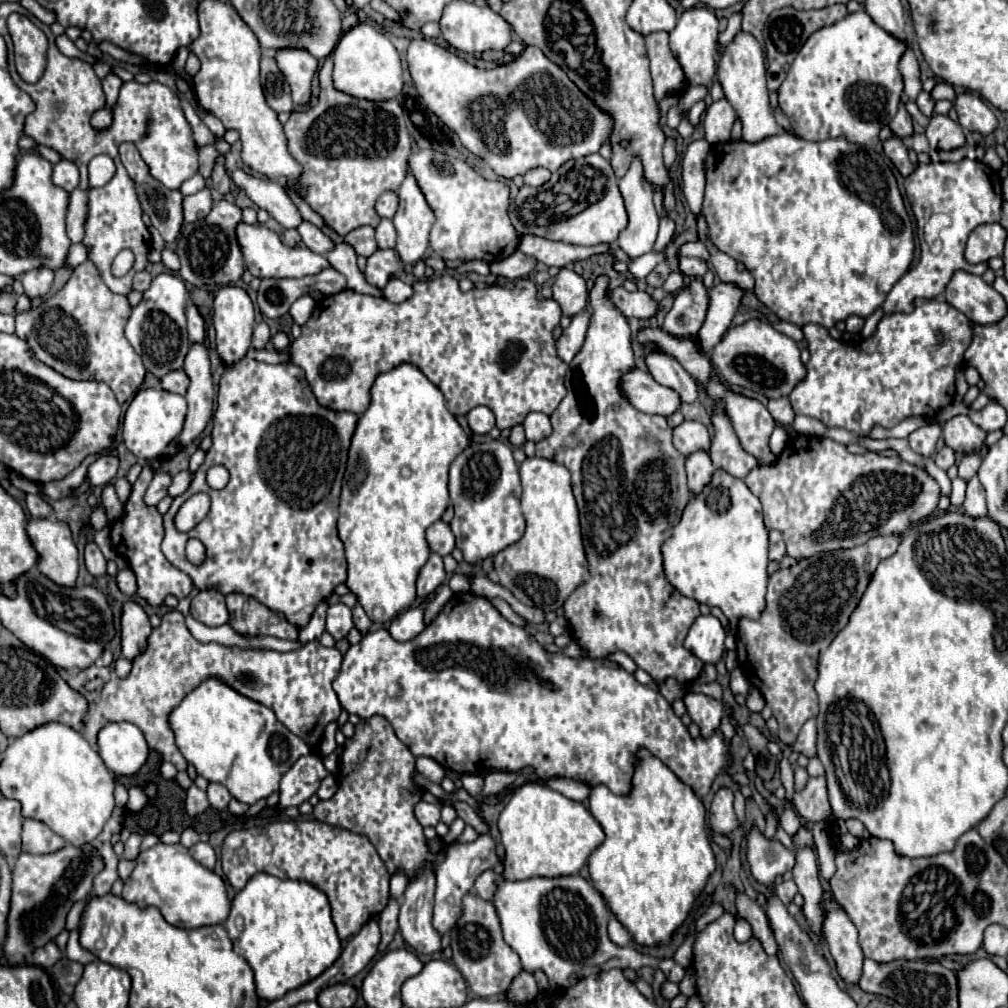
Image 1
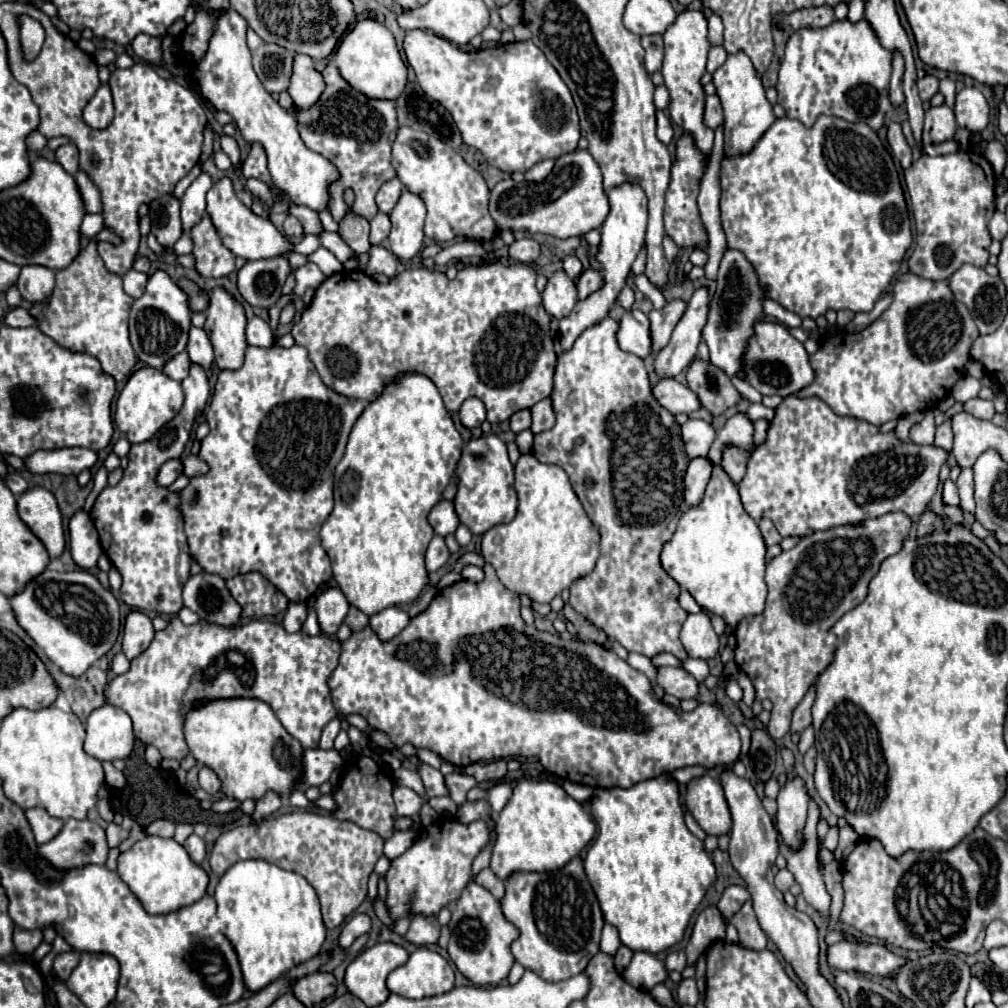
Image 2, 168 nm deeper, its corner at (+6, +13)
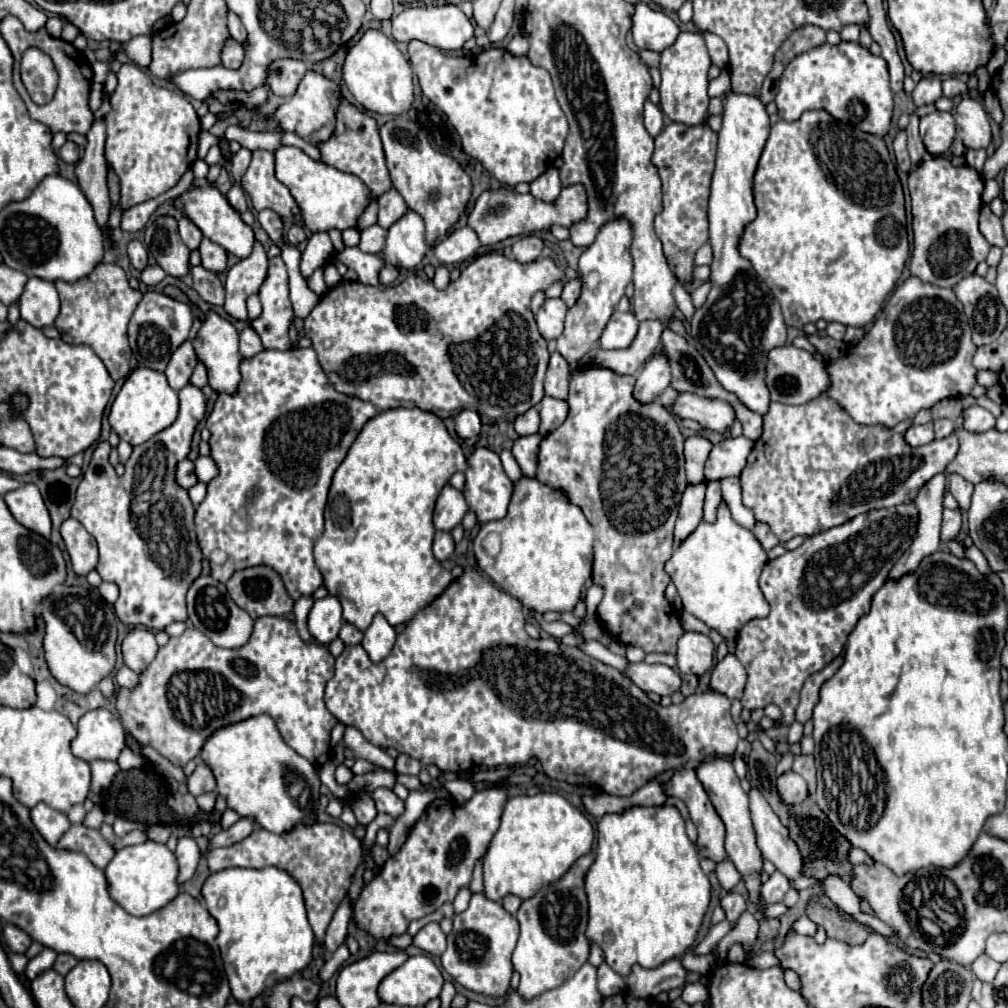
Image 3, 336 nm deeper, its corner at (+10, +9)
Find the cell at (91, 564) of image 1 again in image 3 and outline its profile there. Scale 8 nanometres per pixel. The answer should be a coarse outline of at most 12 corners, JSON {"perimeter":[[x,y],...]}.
{"perimeter":[[74,518],[60,532],[74,572],[86,576],[98,564],[94,536]]}

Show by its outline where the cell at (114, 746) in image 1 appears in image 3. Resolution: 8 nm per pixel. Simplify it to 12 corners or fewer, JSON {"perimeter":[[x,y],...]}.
{"perimeter":[[106,708],[86,712],[70,742],[72,754],[116,760],[120,720]]}

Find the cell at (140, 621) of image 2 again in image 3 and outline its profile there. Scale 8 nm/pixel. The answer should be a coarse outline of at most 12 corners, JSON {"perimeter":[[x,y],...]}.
{"perimeter":[[134,628],[122,642],[124,664],[136,674],[156,658],[156,638]]}

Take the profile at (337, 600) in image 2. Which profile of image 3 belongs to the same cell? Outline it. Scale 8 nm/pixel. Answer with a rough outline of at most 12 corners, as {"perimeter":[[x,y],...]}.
{"perimeter":[[336,596],[314,600],[308,630],[318,644],[338,638],[342,606]]}

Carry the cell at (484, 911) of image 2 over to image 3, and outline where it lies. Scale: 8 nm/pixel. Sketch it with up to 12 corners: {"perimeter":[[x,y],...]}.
{"perimeter":[[484,894],[454,916],[442,968],[464,988],[510,990],[518,920]]}

